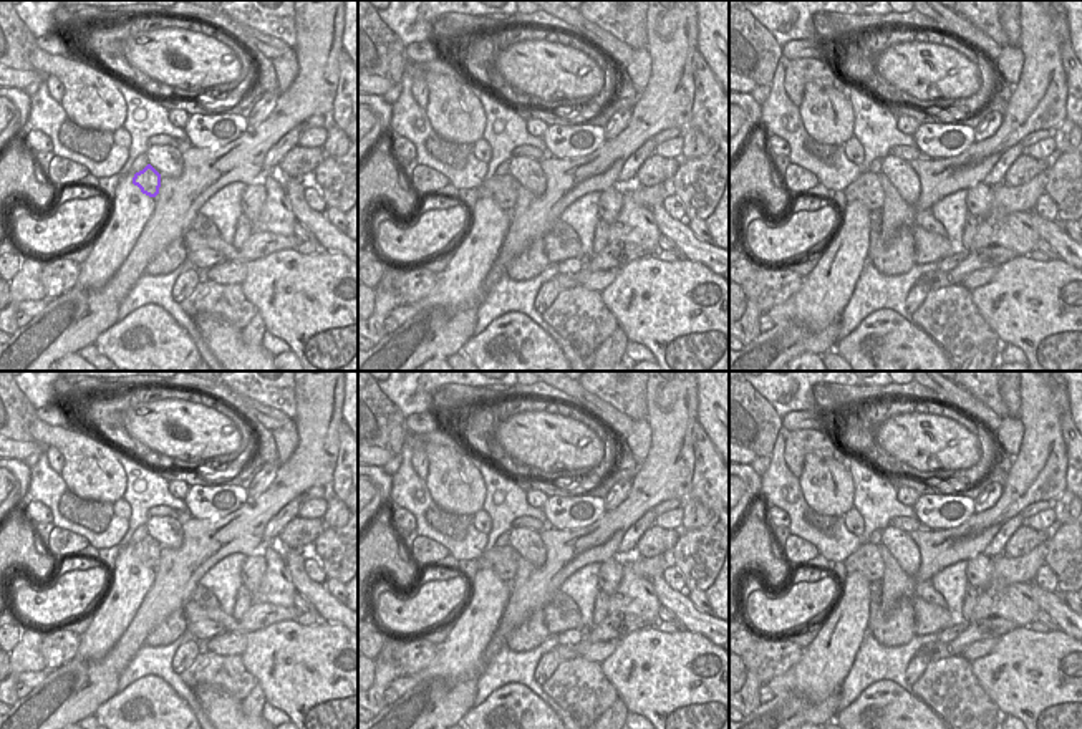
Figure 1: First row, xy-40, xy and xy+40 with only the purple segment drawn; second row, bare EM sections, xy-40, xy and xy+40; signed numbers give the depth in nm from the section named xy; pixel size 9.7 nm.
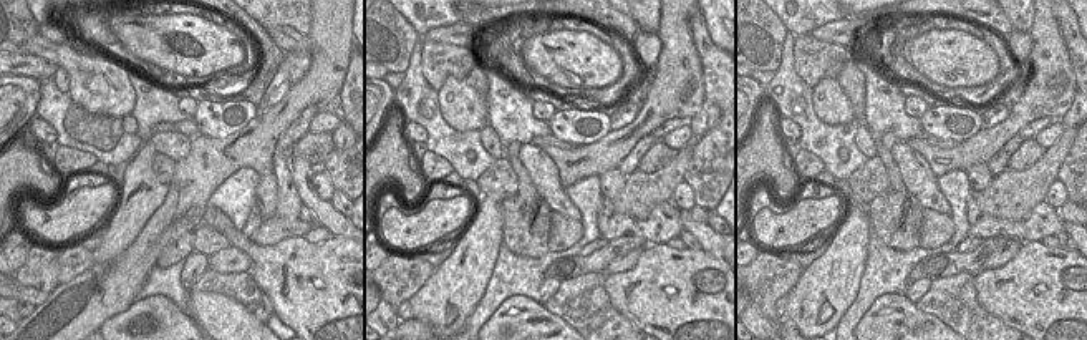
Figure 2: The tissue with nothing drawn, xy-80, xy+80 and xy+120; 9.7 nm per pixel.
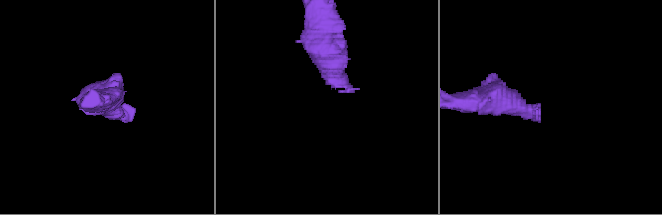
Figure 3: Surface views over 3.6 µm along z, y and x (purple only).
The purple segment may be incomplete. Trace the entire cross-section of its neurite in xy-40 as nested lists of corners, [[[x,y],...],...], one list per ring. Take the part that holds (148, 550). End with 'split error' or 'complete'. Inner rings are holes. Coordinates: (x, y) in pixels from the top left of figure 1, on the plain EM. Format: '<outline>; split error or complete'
[[[152,515],[146,522],[147,537],[136,543],[133,555],[141,560],[142,565],[156,568],[159,565],[162,548],[179,548],[182,543],[182,524],[174,517]]]; split error

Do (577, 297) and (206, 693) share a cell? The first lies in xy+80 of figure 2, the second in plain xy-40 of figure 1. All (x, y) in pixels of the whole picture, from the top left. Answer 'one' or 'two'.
two

